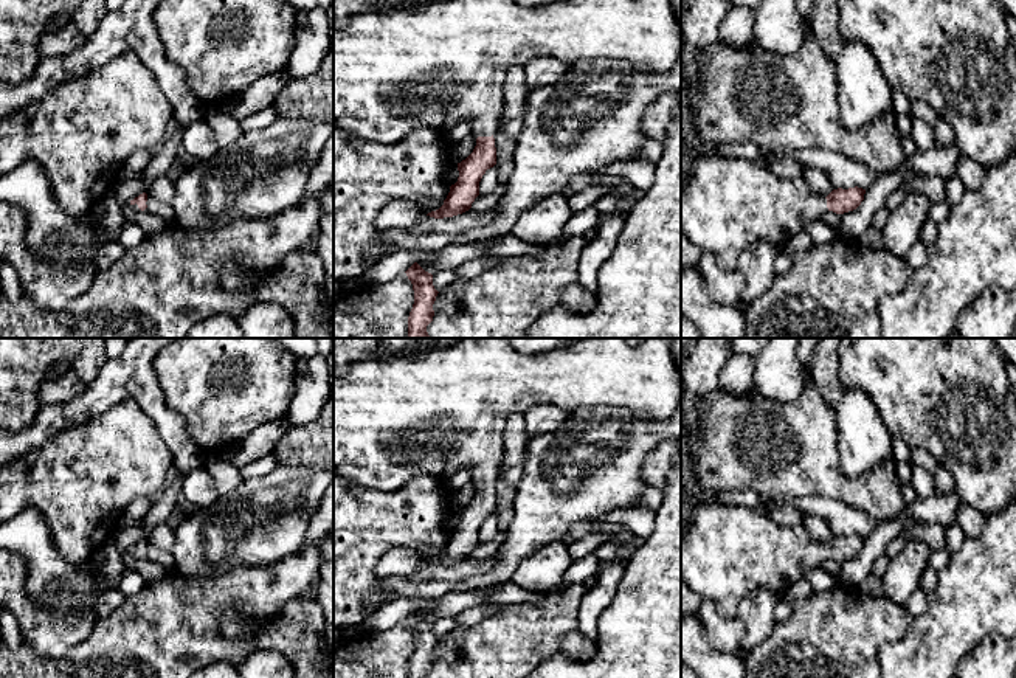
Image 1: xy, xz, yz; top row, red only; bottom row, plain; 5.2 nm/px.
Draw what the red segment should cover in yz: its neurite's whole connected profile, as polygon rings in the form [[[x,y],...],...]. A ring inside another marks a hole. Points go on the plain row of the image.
[[[703,504],[687,520],[687,534],[681,537],[681,579],[701,597],[712,600],[723,617],[737,617],[738,605],[757,588],[766,586],[779,594],[785,582],[797,582],[819,568],[825,559],[844,562],[856,557],[866,537],[833,537],[827,545],[813,540],[803,528],[782,528],[766,520],[763,512],[741,504]]]

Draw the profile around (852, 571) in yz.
[[[895,517],[879,524],[866,537],[861,552],[841,562],[836,577],[844,586],[858,586],[870,572],[875,560],[884,554],[887,545],[900,537],[914,521],[906,517]]]

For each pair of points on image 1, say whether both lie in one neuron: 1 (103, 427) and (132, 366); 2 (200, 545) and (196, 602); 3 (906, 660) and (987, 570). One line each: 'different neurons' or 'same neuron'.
1: different neurons
2: different neurons
3: same neuron

